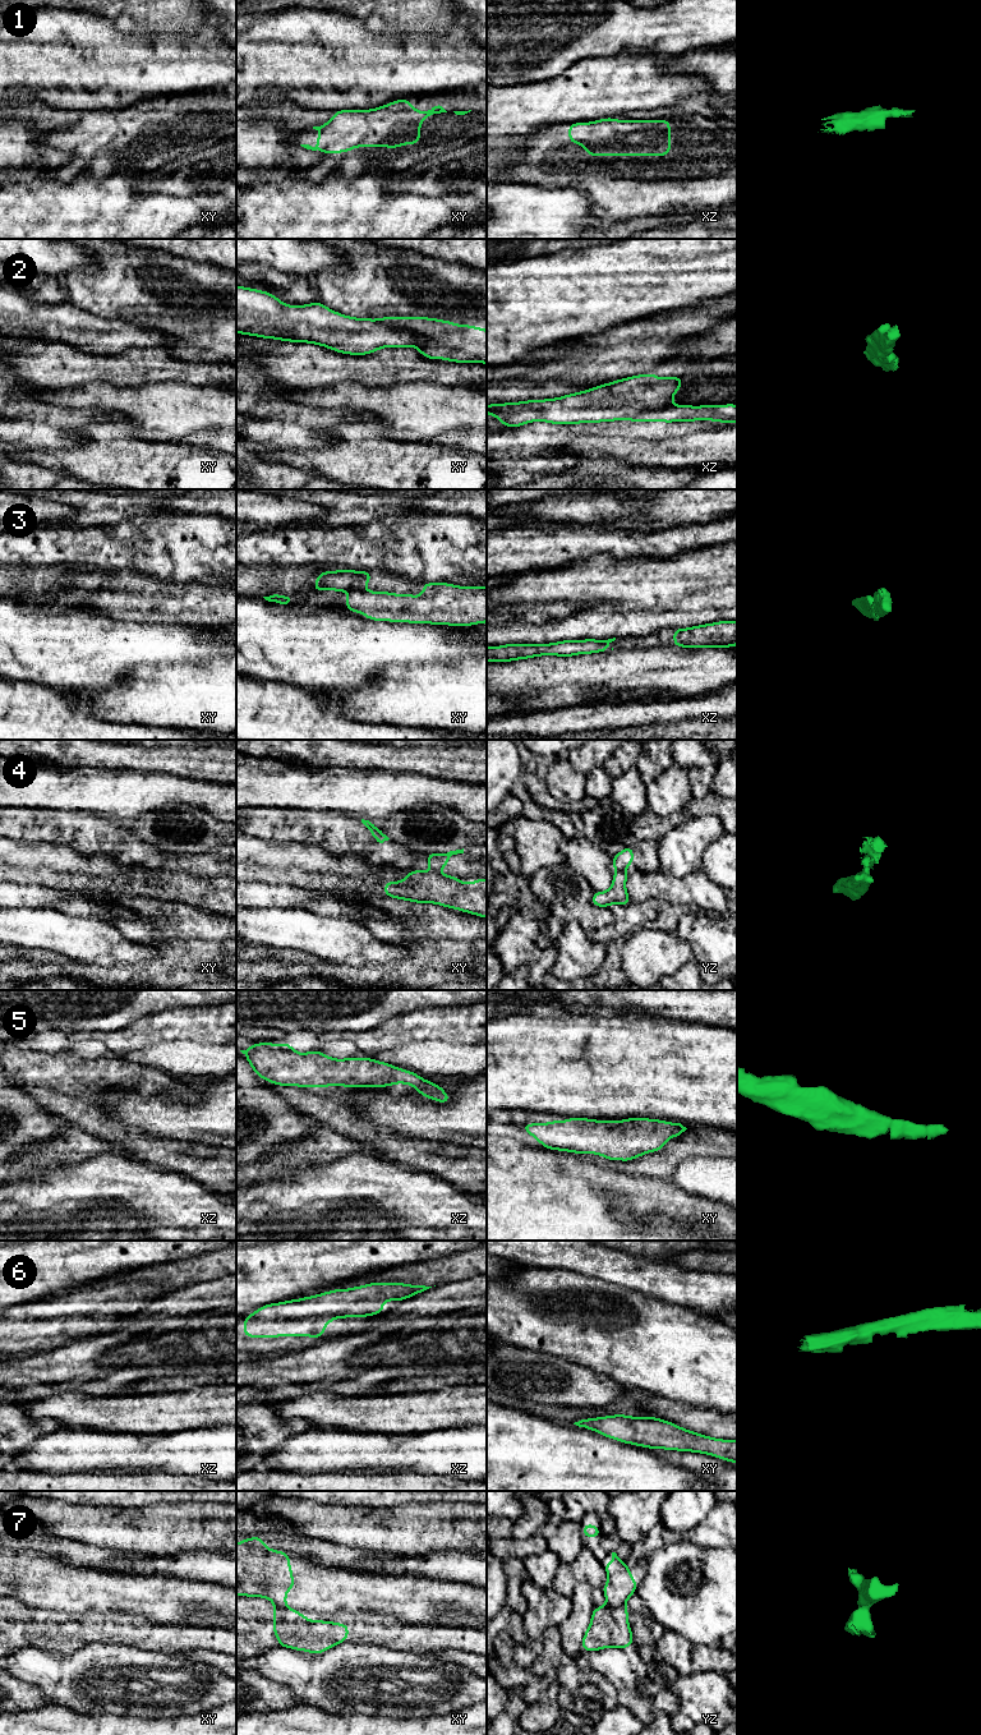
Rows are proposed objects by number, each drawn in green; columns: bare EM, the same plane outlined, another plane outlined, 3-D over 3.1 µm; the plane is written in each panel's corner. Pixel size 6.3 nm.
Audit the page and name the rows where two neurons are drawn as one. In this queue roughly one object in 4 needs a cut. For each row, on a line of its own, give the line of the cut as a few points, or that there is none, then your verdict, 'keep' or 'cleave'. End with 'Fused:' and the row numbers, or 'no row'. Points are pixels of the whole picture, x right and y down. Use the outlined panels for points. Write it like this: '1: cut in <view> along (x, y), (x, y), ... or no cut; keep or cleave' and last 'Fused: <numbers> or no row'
1: no cut; keep
2: cut in xy along (374, 320), (397, 330), (409, 331), (415, 337), (417, 344); cleave
3: no cut; keep
4: cut in yz along (617, 870), (623, 871); cleave
5: no cut; keep
6: no cut; keep
7: cut in yz along (607, 1604), (622, 1606); cleave
Fused: 2, 4, 7

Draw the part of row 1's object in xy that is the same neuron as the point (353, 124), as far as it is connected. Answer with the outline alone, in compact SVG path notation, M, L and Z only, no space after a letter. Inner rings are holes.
M400 98L384 106L372 110L338 110L332 119L319 126L313 126L318 132L318 144L300 144L312 151L321 151L323 155L349 152L355 147L382 147L399 148L402 144L420 144L420 123L434 114L447 112L442 106L434 106L427 111L415 111L414 103L407 98Z

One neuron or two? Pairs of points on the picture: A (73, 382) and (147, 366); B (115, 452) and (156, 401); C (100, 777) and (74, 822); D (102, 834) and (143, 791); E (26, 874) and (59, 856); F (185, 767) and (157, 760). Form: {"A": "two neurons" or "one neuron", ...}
{"A": "one neuron", "B": "two neurons", "C": "two neurons", "D": "two neurons", "E": "two neurons", "F": "one neuron"}

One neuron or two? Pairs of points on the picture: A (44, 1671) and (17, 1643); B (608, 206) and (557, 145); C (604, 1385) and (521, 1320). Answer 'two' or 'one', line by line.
A: two
B: one
C: two

